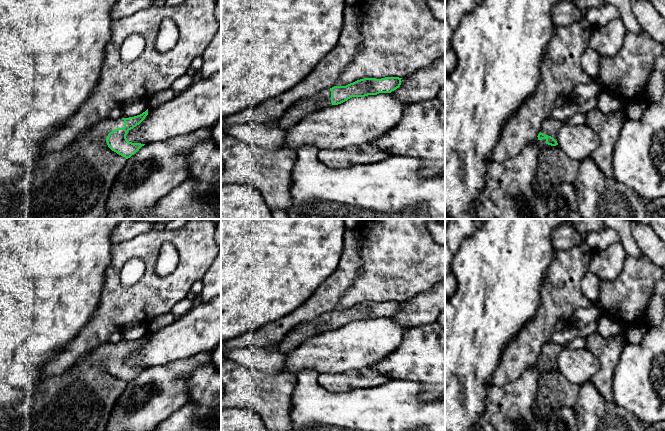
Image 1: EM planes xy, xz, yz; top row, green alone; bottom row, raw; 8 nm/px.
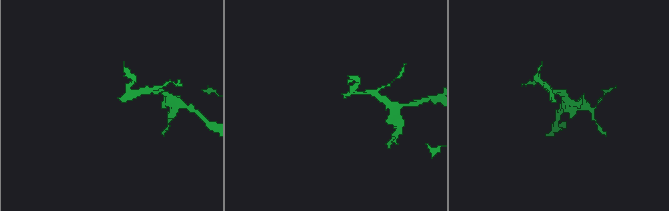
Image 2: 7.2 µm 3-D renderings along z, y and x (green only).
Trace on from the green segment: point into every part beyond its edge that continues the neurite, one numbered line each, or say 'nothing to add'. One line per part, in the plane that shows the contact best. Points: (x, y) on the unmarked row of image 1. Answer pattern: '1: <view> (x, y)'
1: xy (81, 399)

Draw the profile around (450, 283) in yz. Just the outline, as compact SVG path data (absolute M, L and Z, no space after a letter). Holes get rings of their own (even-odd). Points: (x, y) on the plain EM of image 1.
M452 272L445 276L445 296L450 298L457 290L457 282Z

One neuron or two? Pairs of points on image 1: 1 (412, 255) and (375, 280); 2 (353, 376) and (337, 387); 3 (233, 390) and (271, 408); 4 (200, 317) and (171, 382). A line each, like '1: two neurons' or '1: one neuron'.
1: one neuron
2: one neuron
3: one neuron
4: two neurons

